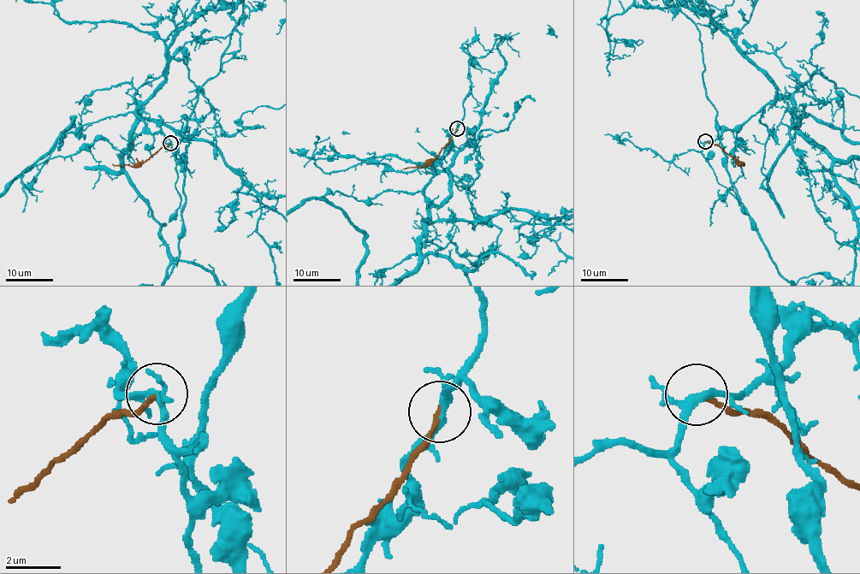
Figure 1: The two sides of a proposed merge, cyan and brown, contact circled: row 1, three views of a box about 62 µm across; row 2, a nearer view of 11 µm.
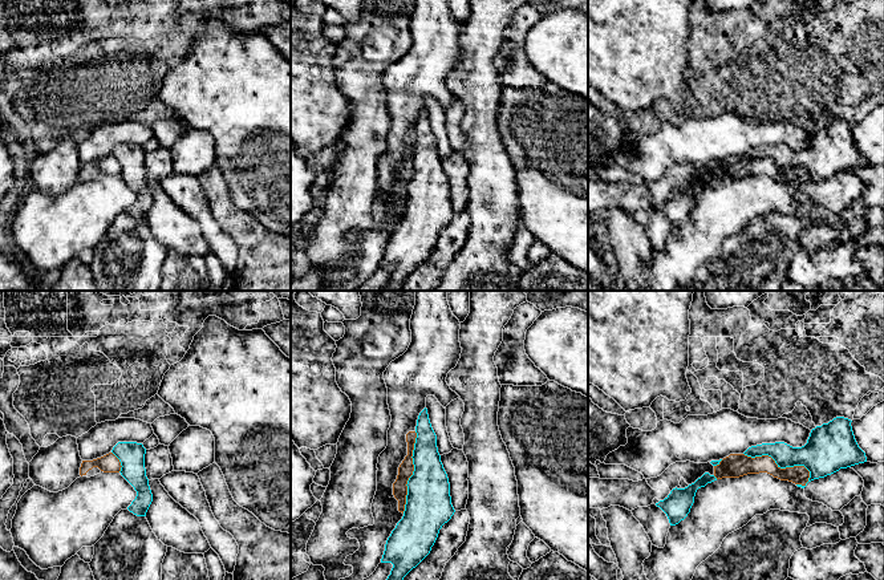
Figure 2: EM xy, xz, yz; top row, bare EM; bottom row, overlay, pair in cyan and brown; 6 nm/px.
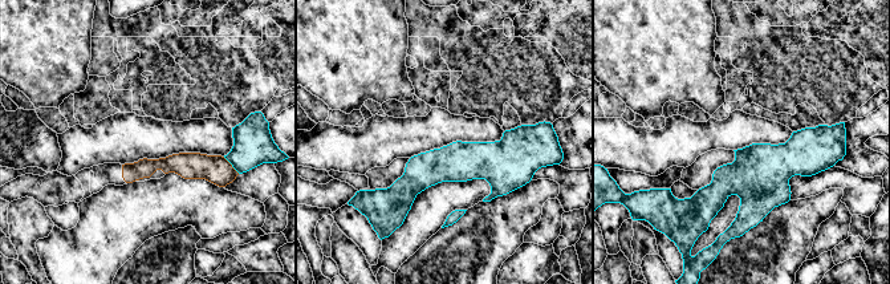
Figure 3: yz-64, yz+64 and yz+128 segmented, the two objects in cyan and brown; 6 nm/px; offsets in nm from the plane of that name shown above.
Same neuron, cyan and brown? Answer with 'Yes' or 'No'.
No

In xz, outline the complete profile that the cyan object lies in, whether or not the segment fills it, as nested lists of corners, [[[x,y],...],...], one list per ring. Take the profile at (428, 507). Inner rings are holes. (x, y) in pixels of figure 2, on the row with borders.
[[[427,409],[417,419],[413,475],[402,519],[386,540],[381,563],[392,563],[386,580],[404,580],[431,551],[439,530],[454,515],[450,483],[441,462]]]

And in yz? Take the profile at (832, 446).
[[[836,417],[816,426],[802,447],[792,447],[784,442],[762,443],[749,447],[743,454],[751,458],[769,455],[780,469],[804,466],[810,471],[811,482],[867,462],[865,453],[855,439],[851,422],[848,418]]]

